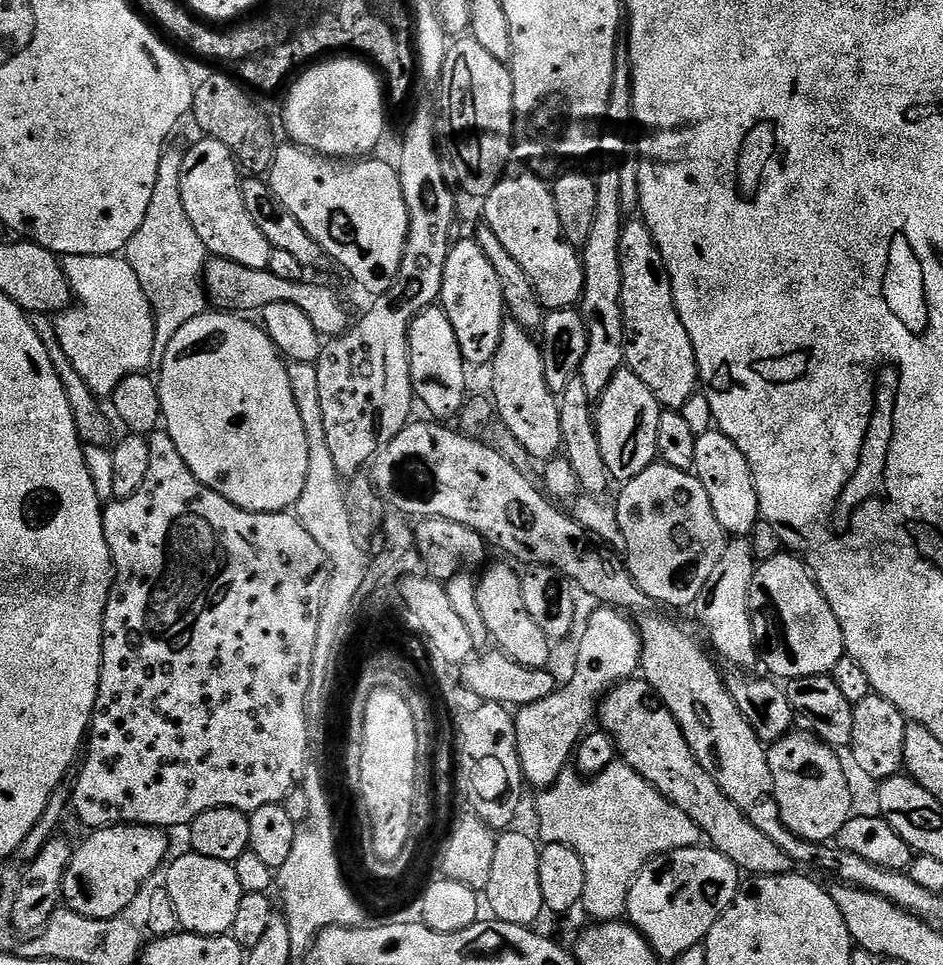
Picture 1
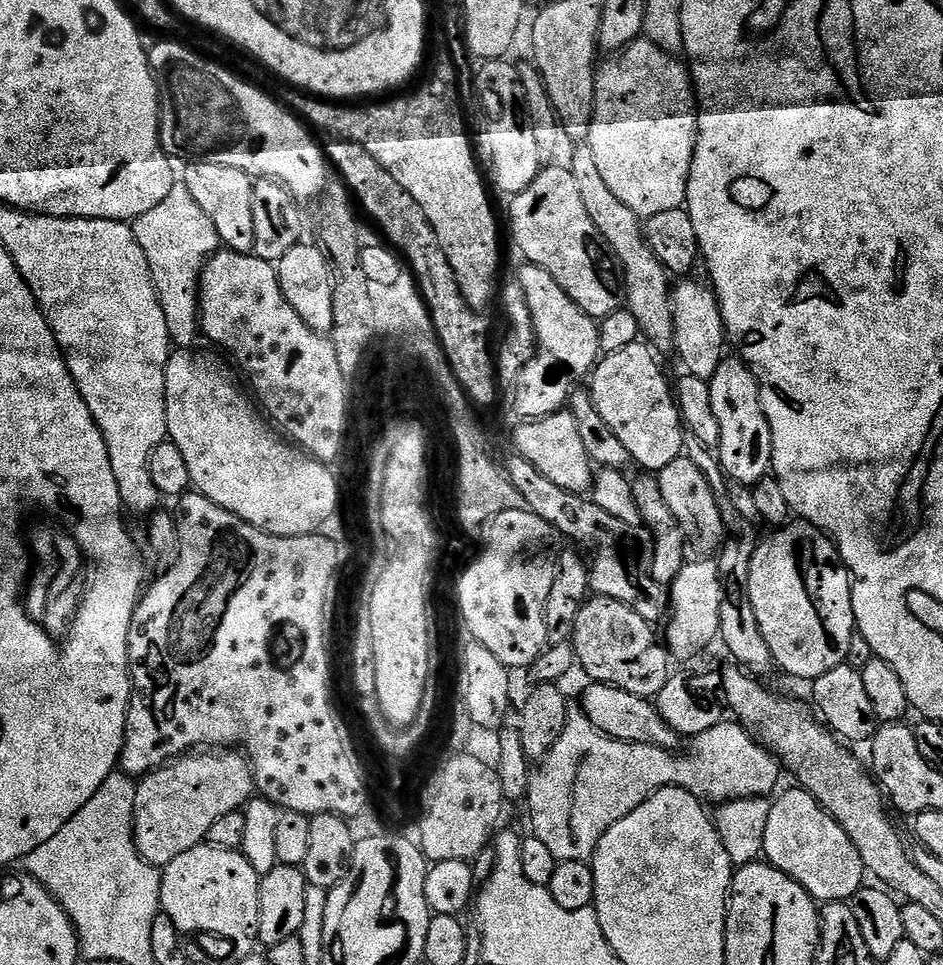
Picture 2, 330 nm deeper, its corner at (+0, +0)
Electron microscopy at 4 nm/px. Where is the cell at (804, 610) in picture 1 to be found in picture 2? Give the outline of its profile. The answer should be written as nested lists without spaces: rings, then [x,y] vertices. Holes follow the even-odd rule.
[[[796,518],[773,532],[776,533],[769,540],[761,539],[750,562],[750,602],[754,602],[754,618],[758,618],[758,630],[762,630],[762,638],[766,638],[766,646],[770,646],[777,669],[811,682],[847,661],[850,638],[857,635],[852,605],[854,577],[844,565],[836,541],[821,528]]]

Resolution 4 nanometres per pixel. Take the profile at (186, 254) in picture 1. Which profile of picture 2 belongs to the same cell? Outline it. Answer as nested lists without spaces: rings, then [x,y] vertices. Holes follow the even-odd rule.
[[[177,182],[154,210],[131,221],[131,225],[138,246],[142,246],[142,254],[146,254],[146,262],[150,262],[150,274],[162,314],[166,314],[166,330],[173,345],[193,347],[200,332],[200,275],[204,273],[208,259],[222,248],[214,222],[210,222],[202,206],[194,202],[190,190]]]

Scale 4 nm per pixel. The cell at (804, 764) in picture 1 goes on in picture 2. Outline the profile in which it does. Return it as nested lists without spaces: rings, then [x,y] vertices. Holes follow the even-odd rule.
[[[799,786],[793,789],[793,792],[788,792],[785,796],[777,795],[772,800],[770,818],[766,821],[764,843],[764,856],[767,863],[773,864],[778,870],[785,872],[791,880],[801,884],[817,902],[851,901],[853,894],[866,880],[866,869],[854,842],[850,842],[846,830],[842,830],[842,826],[834,822],[834,818],[812,795]]]

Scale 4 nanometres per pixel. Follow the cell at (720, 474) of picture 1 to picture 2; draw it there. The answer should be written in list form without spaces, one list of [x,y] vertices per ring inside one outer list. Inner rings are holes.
[[[726,358],[718,366],[710,386],[710,402],[718,418],[718,430],[722,430],[722,442],[718,449],[720,465],[729,481],[751,486],[769,475],[772,467],[772,435],[770,422],[760,404],[760,384],[751,368],[739,358]]]

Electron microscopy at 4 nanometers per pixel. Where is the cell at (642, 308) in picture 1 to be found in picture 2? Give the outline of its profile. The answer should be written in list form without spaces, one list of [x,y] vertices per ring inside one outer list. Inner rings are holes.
[[[586,142],[577,143],[573,148],[576,149],[572,152],[570,167],[574,174],[574,182],[578,186],[578,194],[582,198],[582,203],[586,206],[586,214],[590,214],[590,222],[594,222],[594,226],[600,232],[601,240],[608,245],[619,271],[622,273],[622,296],[626,301],[626,310],[630,314],[634,314],[634,322],[638,322],[640,335],[649,348],[660,354],[671,353],[676,343],[676,335],[674,334],[672,293],[670,283],[668,284],[670,273],[655,257],[653,250],[647,244],[641,217],[636,216],[634,210],[630,210],[630,206],[618,202],[618,198],[614,198],[614,193],[610,191],[610,186],[606,186],[606,182],[602,182],[602,174],[598,174],[598,166],[594,162],[594,150],[590,150],[590,146]]]

